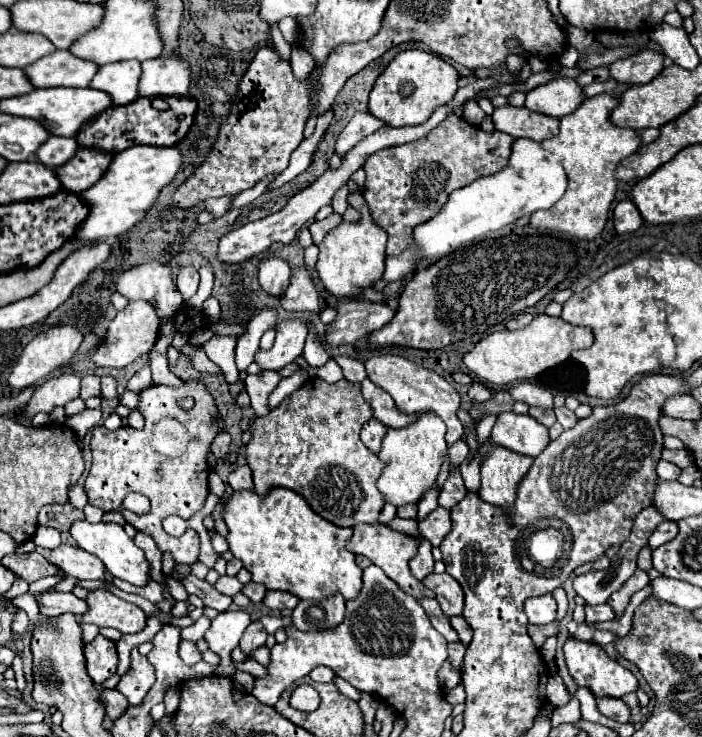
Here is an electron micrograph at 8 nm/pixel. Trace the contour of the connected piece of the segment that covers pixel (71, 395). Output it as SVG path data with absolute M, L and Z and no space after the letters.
M64 372L62 376L48 378L42 386L38 386L26 406L26 416L32 418L38 412L52 412L56 406L64 406L66 402L78 398L80 394L80 376L72 372Z

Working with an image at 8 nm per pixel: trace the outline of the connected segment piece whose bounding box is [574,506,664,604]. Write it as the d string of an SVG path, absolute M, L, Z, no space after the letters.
M644 508L644 512L640 512L636 518L634 518L634 526L630 530L630 536L622 542L620 550L618 550L618 560L612 560L610 568L606 570L590 570L586 574L580 574L574 578L574 590L578 596L582 596L586 600L586 604L604 604L612 592L616 592L636 570L636 558L638 558L638 552L648 544L648 538L650 534L656 530L656 526L662 522L664 518L660 514L656 514L656 510L650 508Z

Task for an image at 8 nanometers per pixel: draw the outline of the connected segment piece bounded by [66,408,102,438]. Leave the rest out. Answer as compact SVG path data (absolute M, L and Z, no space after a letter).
M96 408L96 410L84 410L72 418L66 420L66 424L76 432L76 436L84 436L88 430L92 430L94 426L98 426L102 420L102 410L101 408Z

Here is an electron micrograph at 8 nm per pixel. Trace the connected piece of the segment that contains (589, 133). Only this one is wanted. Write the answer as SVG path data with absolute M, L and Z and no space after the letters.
M598 94L586 98L572 114L560 118L560 134L542 142L564 166L568 174L566 194L550 208L532 214L530 226L540 231L574 234L578 238L592 240L598 236L608 220L610 204L616 196L616 166L626 156L634 154L640 146L640 136L632 128L618 128L610 122L610 112L618 106L618 98L612 94Z

